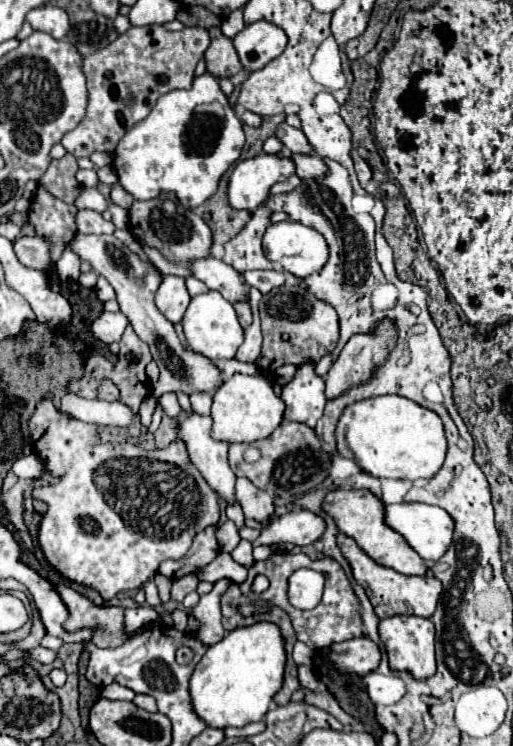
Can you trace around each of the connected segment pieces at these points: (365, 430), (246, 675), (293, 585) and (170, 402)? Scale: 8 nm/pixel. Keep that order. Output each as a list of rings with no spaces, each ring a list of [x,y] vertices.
[[[380,395],[346,407],[336,427],[338,451],[354,459],[366,473],[388,479],[432,479],[446,457],[446,433],[442,419],[400,395]]]
[[[258,621],[248,627],[236,627],[224,635],[218,643],[210,645],[200,663],[196,665],[192,679],[190,679],[190,695],[194,703],[194,711],[198,717],[206,721],[210,727],[244,727],[252,721],[262,721],[268,713],[270,701],[280,691],[284,681],[284,665],[286,665],[286,651],[284,651],[284,637],[280,627],[270,621]]]
[[[296,569],[288,577],[288,601],[296,609],[312,609],[320,603],[324,575],[312,569]]]
[[[174,393],[160,395],[160,407],[162,407],[164,415],[168,415],[170,419],[178,419],[180,413],[182,413],[182,407],[180,407],[180,403],[178,403],[178,399],[176,399]]]

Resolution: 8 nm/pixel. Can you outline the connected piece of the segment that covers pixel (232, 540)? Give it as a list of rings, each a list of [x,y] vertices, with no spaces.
[[[226,521],[224,525],[220,525],[220,527],[218,527],[216,537],[218,537],[220,547],[222,547],[224,551],[228,551],[228,553],[230,553],[230,551],[238,545],[238,541],[240,541],[238,529],[236,529],[236,525],[234,525],[232,521]]]

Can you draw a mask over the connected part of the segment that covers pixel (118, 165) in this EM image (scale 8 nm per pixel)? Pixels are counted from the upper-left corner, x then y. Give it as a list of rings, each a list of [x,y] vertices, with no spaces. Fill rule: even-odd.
[[[206,71],[188,91],[162,95],[150,115],[118,143],[112,165],[122,187],[138,201],[174,193],[184,207],[198,207],[216,193],[220,177],[240,157],[242,147],[242,121],[228,105],[218,79]],[[212,103],[218,103],[220,109],[210,109]]]

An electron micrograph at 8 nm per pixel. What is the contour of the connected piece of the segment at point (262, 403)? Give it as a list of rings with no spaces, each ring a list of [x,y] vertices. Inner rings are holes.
[[[236,373],[226,379],[214,395],[212,437],[228,443],[252,443],[258,439],[266,439],[282,423],[282,415],[284,401],[274,393],[266,377],[250,377]]]

